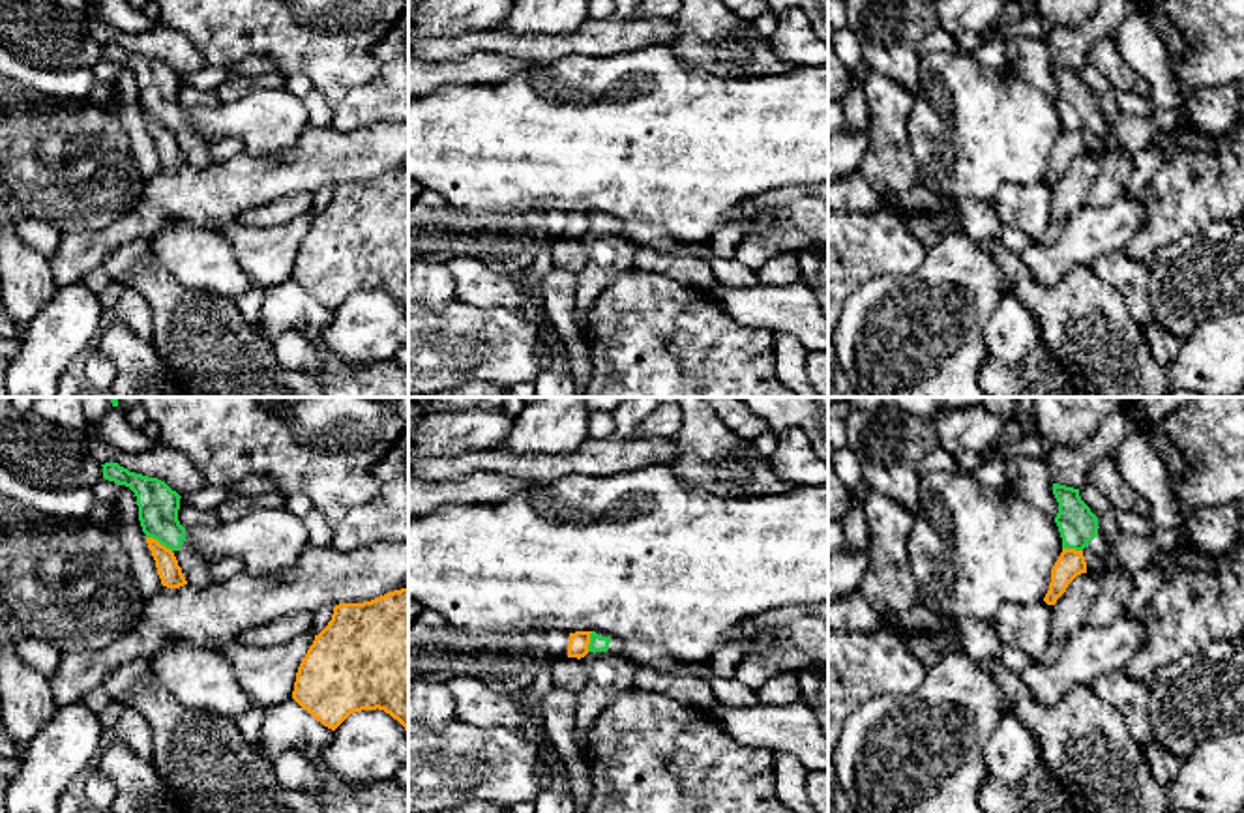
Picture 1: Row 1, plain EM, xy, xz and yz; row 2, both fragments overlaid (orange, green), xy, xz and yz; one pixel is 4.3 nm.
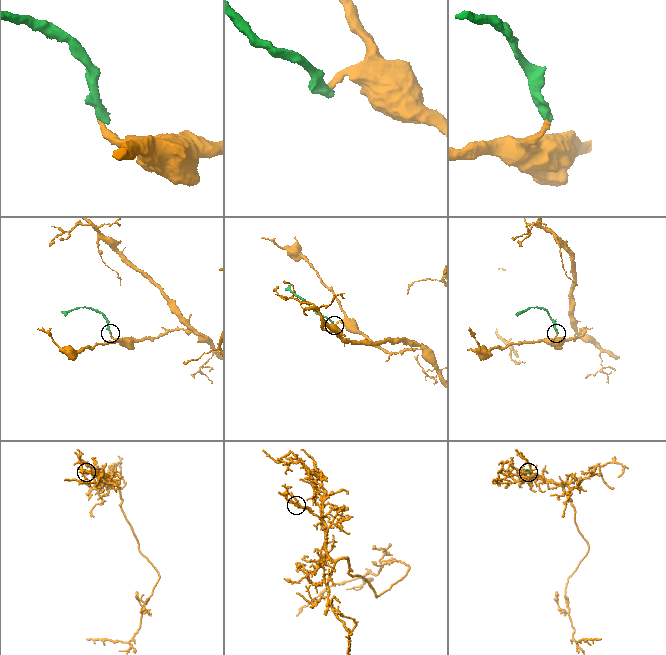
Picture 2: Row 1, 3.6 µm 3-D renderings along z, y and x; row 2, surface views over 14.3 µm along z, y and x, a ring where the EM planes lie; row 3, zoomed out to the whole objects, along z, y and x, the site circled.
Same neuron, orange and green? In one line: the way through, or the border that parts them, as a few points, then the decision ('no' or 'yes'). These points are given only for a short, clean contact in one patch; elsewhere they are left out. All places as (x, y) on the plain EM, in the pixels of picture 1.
border along xy (147, 117), (152, 117), (171, 132); no

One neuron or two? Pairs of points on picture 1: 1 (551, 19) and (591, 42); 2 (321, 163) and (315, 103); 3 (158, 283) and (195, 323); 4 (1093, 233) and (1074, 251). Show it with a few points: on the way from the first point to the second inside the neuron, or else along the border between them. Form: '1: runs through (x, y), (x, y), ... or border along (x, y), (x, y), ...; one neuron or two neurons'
1: border along (587, 19), (576, 32); two neurons
2: border along (330, 124), (310, 128); two neurons
3: runs through (165, 293), (186, 313); one neuron
4: runs through (1089, 236), (1078, 248); one neuron

